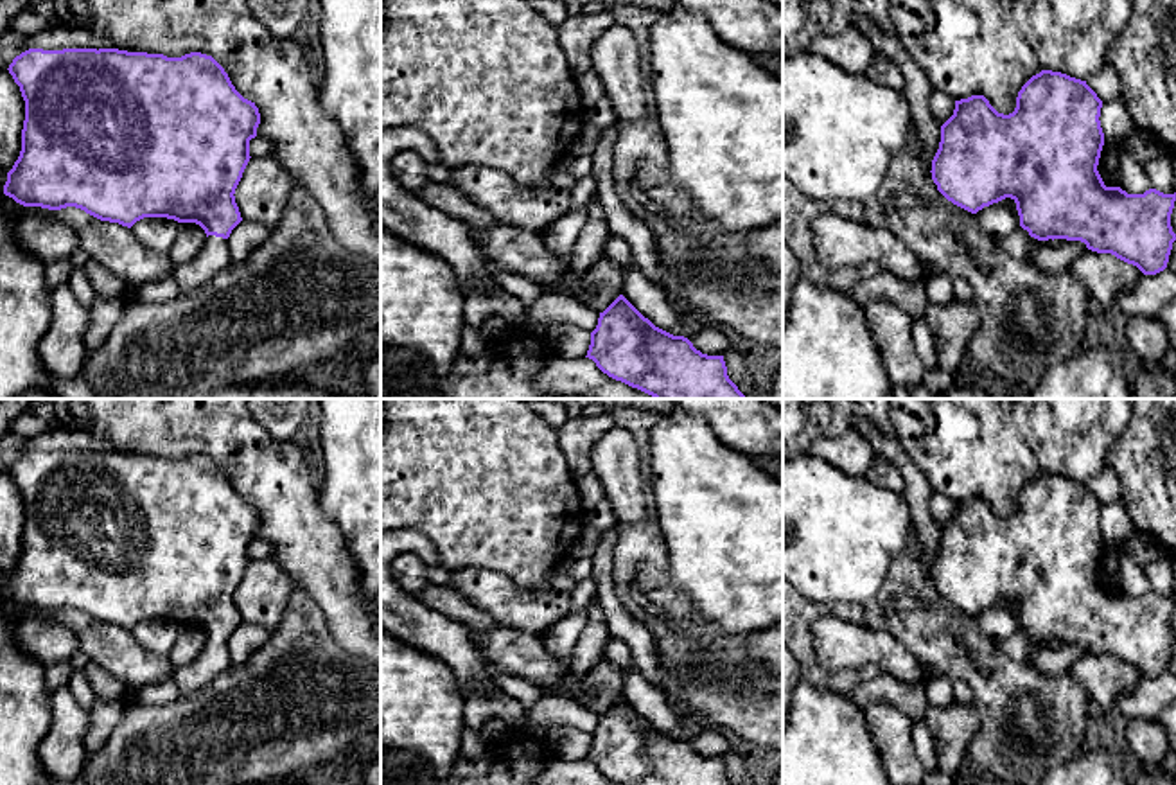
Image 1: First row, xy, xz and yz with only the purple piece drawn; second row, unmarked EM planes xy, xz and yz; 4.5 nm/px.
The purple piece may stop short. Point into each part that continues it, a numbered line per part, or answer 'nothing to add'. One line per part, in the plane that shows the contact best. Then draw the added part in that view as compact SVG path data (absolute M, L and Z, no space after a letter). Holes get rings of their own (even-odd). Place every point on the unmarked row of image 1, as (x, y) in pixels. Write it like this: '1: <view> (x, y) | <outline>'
1: xz (650, 703) | M609 638L601 661L618 666L623 679L621 697L655 729L688 740L697 753L707 758L724 758L733 751L725 731L706 728L697 735L688 735L675 715L666 693L645 679L634 666L630 647L623 639Z

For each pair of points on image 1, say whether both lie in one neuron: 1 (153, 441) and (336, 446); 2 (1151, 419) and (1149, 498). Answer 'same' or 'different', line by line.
1: different
2: same

